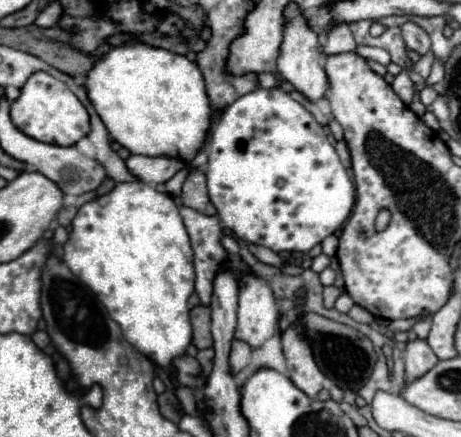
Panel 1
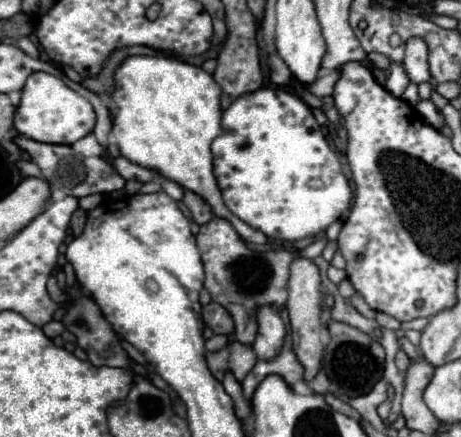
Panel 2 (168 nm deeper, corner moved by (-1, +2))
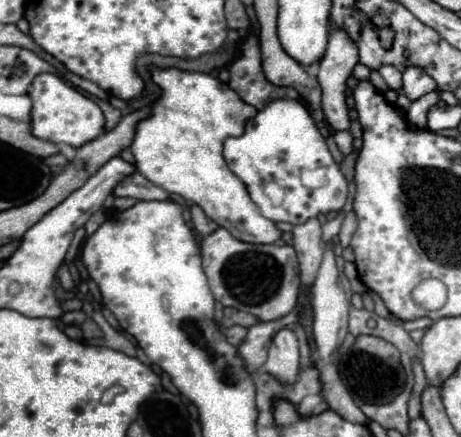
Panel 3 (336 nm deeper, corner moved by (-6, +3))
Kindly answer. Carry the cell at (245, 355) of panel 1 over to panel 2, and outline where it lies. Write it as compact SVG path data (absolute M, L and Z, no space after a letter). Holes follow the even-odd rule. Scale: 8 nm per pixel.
M217 216L199 228L197 248L205 266L205 288L209 290L211 298L233 316L235 340L251 346L257 334L255 308L261 304L281 308L287 300L289 266L293 262L293 254L287 250L249 250L237 236L231 222Z

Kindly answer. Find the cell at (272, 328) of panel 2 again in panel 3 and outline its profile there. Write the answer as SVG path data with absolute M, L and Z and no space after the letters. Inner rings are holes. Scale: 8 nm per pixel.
M280 329L276 333L268 351L268 361L264 363L264 371L276 377L280 383L296 383L300 373L300 351L294 331Z

